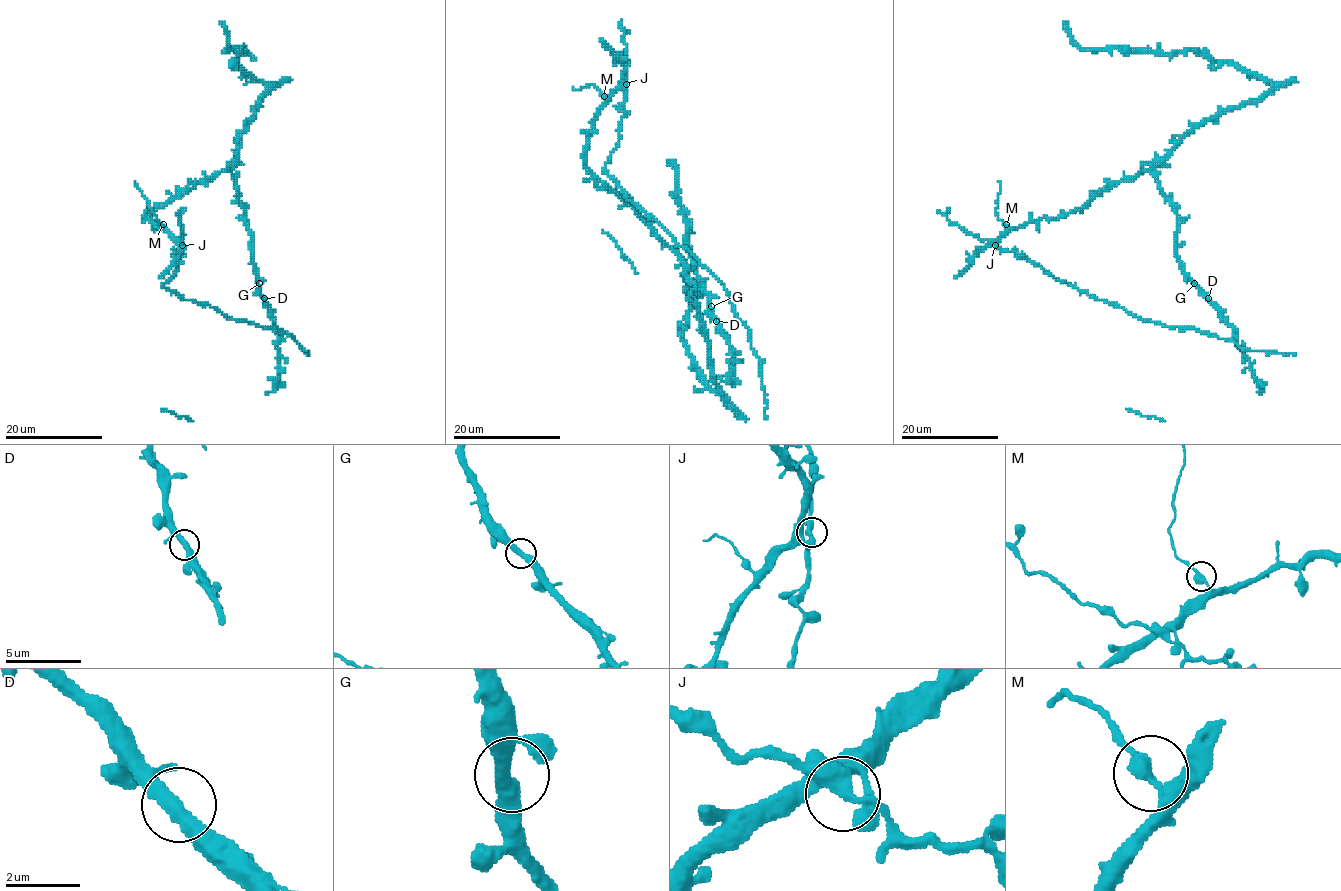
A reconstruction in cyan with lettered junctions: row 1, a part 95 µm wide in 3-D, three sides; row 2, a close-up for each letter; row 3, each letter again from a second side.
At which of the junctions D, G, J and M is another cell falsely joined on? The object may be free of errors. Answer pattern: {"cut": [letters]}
{"cut": ["M"]}

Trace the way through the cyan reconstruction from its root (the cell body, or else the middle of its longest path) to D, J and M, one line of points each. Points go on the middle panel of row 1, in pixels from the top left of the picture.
D: (607, 189), (613, 189), (685, 264), (685, 272), (695, 286), (703, 286), (706, 290), (710, 314), (716, 321)
J: (607, 189), (587, 167), (584, 158), (587, 132), (598, 109), (626, 84)
M: (607, 189), (587, 167), (584, 158), (587, 132), (606, 100), (604, 96)

